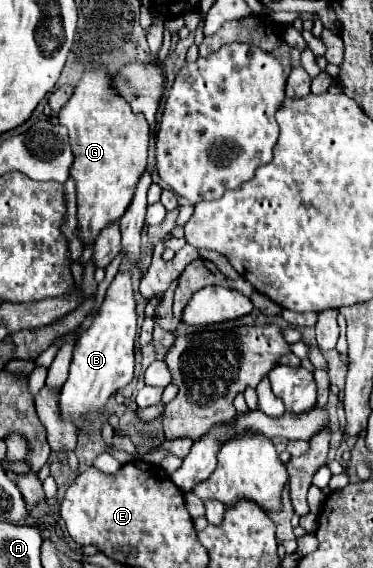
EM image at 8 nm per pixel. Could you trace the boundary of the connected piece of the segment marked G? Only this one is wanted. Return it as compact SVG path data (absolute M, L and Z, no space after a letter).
M102 67L82 75L58 119L60 125L68 129L74 153L70 177L76 183L78 237L86 249L96 241L100 231L118 221L132 203L136 183L146 171L150 127L144 115L134 115L130 105L114 93L112 77Z

